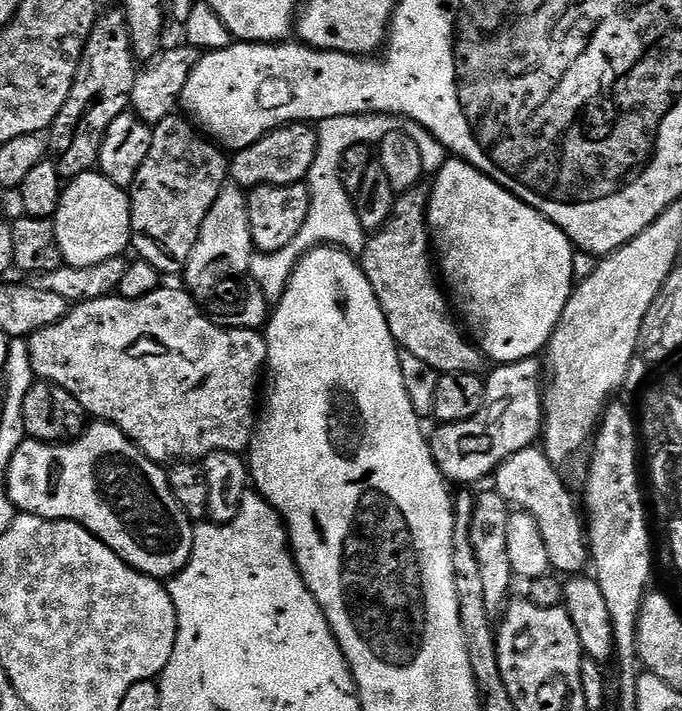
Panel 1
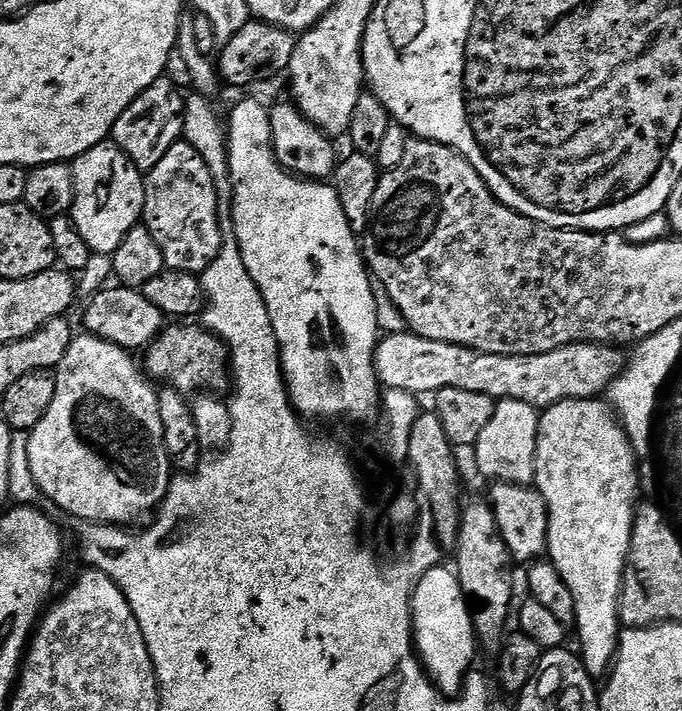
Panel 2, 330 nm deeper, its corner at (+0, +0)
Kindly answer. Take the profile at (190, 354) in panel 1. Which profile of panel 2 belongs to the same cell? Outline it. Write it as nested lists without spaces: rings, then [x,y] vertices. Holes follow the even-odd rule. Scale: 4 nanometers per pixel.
[[[172,322],[148,345],[143,353],[142,368],[153,381],[185,394],[199,394],[215,389],[215,384],[226,380],[226,349],[217,336],[207,328],[187,328],[187,323]]]

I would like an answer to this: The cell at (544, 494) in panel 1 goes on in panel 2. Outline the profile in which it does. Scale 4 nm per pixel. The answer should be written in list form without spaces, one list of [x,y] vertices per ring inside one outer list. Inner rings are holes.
[[[517,400],[499,401],[494,410],[494,418],[486,430],[482,430],[474,446],[476,468],[488,482],[510,482],[511,484],[531,485],[536,479],[536,443],[540,412],[526,402]]]

